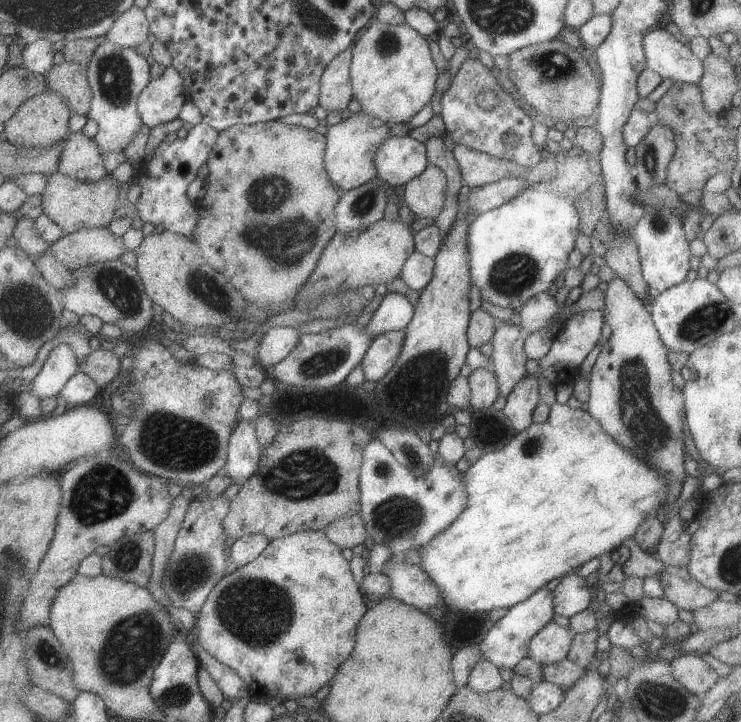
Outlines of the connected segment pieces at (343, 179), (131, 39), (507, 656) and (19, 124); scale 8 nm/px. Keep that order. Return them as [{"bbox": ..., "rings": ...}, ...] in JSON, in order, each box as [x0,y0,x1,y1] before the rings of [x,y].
[{"bbox":[322,112,390,194],"rings":[[[358,112],[351,114],[349,118],[335,124],[327,126],[324,147],[324,156],[322,159],[323,169],[327,179],[338,189],[340,194],[348,192],[356,186],[376,178],[376,171],[373,165],[373,156],[376,147],[387,137],[387,130],[390,126],[383,124],[374,117]]]},{"bbox":[104,6,150,49],"rings":[[[132,6],[126,12],[117,16],[104,36],[106,40],[119,47],[135,49],[147,39],[148,34],[150,33],[144,13],[138,7]]]},{"bbox":[478,585,554,669],"rings":[[[544,585],[524,602],[511,606],[505,616],[499,618],[478,643],[482,660],[489,661],[497,669],[513,669],[523,658],[527,657],[527,644],[541,628],[544,628],[554,616],[552,610],[552,591]]]},{"bbox":[1,88,72,147],"rings":[[[45,88],[44,92],[26,99],[15,113],[4,123],[1,135],[7,143],[17,147],[48,147],[65,138],[68,131],[68,119],[72,112],[68,108],[65,96]]]}]

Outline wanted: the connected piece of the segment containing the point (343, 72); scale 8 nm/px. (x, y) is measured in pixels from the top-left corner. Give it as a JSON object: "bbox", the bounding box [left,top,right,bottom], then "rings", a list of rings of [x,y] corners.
{"bbox":[317,46,352,113],"rings":[[[352,46],[339,52],[324,69],[320,77],[317,106],[328,113],[341,113],[352,99],[348,69],[352,58]]]}

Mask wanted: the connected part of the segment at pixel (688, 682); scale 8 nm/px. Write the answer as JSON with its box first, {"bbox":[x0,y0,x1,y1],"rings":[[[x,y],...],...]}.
{"bbox":[670,653,718,695],"rings":[[[683,653],[670,661],[672,676],[683,688],[695,695],[703,695],[717,682],[718,676],[699,655]]]}

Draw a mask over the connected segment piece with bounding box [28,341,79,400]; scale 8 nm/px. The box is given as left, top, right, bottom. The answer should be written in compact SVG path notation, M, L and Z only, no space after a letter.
M56 341L56 346L47 356L43 367L33 378L28 393L40 400L51 395L56 396L63 389L65 382L78 371L77 360L71 348Z

